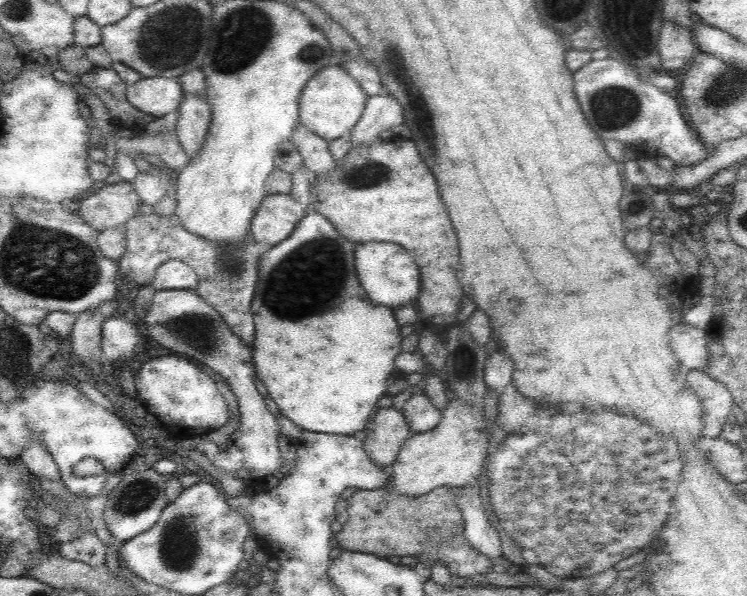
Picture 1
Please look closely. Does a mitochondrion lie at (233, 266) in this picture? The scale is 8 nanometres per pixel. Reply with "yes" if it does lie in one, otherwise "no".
yes

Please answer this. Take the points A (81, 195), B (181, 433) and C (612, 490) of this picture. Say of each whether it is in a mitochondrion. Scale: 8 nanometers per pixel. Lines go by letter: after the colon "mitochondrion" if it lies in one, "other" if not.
A: other
B: other
C: mitochondrion

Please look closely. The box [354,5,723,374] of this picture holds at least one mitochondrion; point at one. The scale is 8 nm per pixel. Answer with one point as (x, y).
(612, 107)

